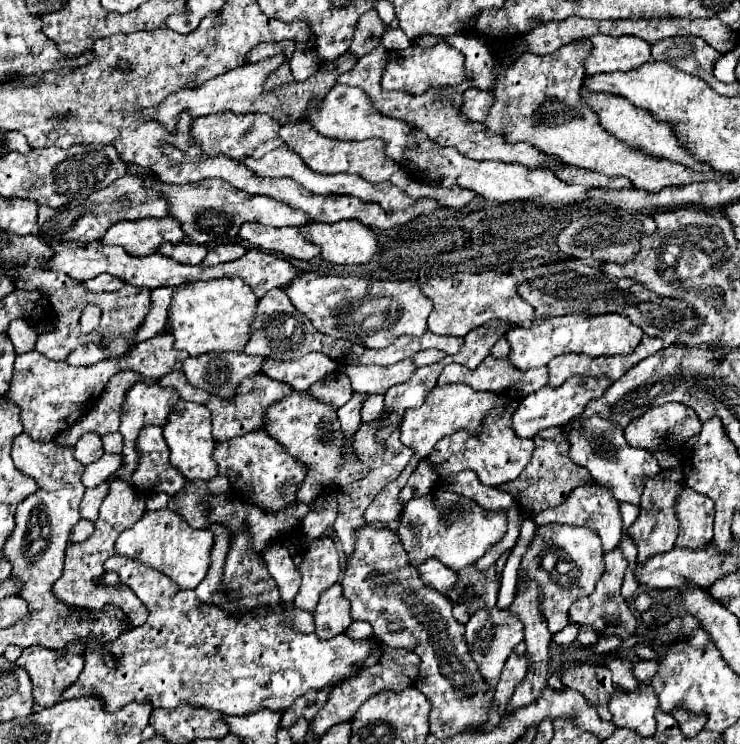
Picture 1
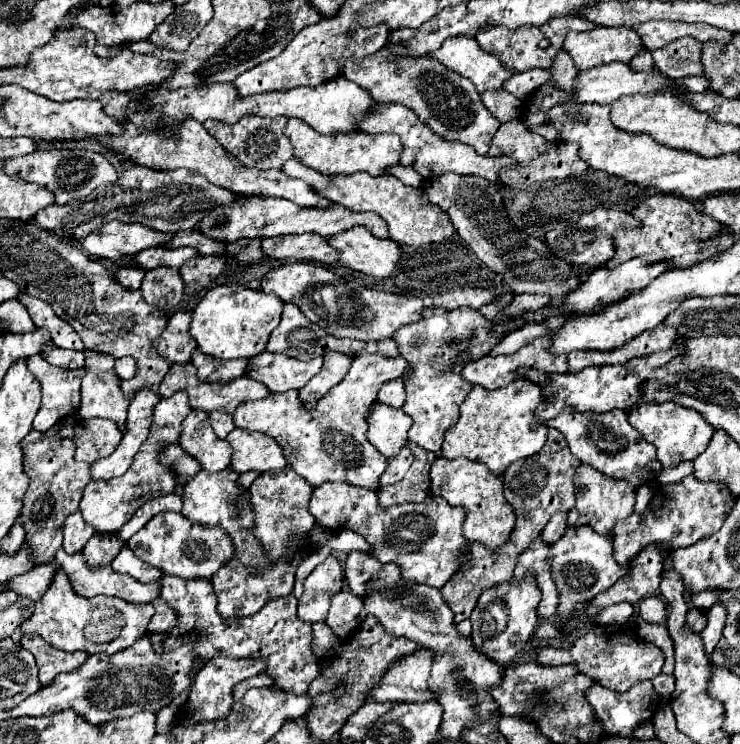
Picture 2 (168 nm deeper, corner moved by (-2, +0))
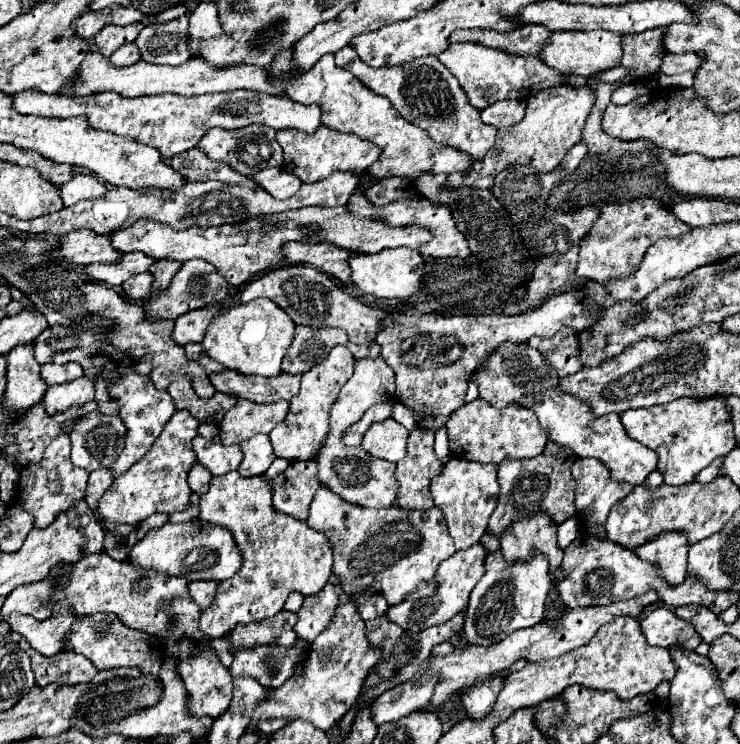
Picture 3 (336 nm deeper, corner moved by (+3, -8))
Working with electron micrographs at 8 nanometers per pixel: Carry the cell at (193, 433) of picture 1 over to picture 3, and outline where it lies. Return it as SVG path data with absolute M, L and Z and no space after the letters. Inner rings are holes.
M200 424L198 436L194 438L194 452L198 462L212 472L212 476L222 476L238 470L244 454L240 446L224 446L218 438L218 428L212 424Z

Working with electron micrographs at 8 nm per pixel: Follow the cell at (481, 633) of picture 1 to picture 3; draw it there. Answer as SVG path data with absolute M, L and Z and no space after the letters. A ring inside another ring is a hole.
M490 552L486 556L486 574L476 584L470 596L470 604L464 616L464 634L470 644L498 644L512 630L530 628L544 618L546 600L550 594L550 574L548 574L548 558L540 552L532 554L532 560L524 562L508 562L502 552Z

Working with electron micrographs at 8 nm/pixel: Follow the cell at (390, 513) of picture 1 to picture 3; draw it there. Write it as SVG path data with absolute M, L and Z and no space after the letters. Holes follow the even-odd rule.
M414 428L408 438L408 456L398 462L396 468L396 480L400 484L396 506L406 510L430 510L434 506L432 494L430 494L430 480L440 476L444 464L434 454L434 432L420 432L420 428Z

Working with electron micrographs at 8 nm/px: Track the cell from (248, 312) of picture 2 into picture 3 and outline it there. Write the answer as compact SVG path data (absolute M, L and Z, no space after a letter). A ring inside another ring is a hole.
M260 298L248 304L232 306L224 314L216 316L208 326L202 346L212 360L224 364L228 370L242 374L278 376L282 374L282 360L294 340L294 330L296 324L282 308L276 308L272 300Z

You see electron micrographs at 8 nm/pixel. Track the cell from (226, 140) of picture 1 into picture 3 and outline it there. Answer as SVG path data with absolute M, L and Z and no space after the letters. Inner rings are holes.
M250 124L250 126L238 128L238 130L212 128L202 136L202 140L196 148L200 148L210 160L226 162L228 166L232 166L236 172L240 172L244 176L256 174L256 172L272 168L272 166L282 166L282 162L284 162L282 148L276 142L276 130L268 128L264 124Z

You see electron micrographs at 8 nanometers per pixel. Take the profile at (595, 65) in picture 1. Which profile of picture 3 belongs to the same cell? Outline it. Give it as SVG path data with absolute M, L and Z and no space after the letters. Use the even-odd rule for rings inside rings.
M594 30L594 32L552 32L546 46L540 52L540 58L566 74L582 74L592 76L598 72L604 72L608 68L614 68L620 64L622 58L622 38L616 32L606 30Z

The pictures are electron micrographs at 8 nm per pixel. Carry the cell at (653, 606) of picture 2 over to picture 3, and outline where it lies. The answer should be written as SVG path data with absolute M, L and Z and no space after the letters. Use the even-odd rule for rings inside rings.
M666 606L652 610L640 624L648 644L652 646L684 646L688 650L696 650L696 646L702 642L698 632L686 620L678 620L678 616Z

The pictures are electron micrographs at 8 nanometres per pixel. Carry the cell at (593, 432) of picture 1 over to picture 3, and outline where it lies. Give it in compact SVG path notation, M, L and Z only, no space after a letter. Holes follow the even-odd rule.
M526 342L500 344L476 368L470 380L478 384L480 398L496 408L504 408L508 404L530 408L538 416L540 424L548 428L552 442L572 450L580 458L596 458L604 462L612 472L612 480L638 486L648 478L652 470L656 470L658 454L648 446L632 440L624 432L618 414L612 412L604 416L592 416L584 400L576 400L576 396L568 396L564 390L560 390L560 378L556 376L554 368L550 368L542 354Z

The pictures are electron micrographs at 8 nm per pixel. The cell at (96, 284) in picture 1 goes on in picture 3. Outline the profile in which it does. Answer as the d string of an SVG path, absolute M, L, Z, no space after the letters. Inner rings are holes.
M150 272L136 274L136 276L128 278L128 280L122 284L122 290L124 290L126 296L132 298L132 300L144 300L144 298L150 294L150 288L152 288L152 274L150 274Z

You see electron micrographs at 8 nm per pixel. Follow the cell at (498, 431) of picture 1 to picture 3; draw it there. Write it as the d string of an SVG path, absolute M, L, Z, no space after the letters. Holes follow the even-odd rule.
M476 398L474 402L464 404L456 412L452 412L446 428L452 456L474 462L500 464L506 458L532 458L538 456L548 442L548 432L540 428L540 422L536 420L536 414L532 410L514 404L500 410L486 404L482 398Z

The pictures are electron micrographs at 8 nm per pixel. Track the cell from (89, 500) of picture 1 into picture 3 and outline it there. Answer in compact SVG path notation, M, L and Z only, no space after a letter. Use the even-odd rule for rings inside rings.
M176 410L174 416L164 426L162 434L156 438L152 448L142 456L126 474L118 476L100 498L98 512L104 522L122 522L122 524L140 524L154 512L174 514L190 506L190 486L188 486L188 468L196 464L196 454L192 450L192 440L200 422L192 418L188 410Z

